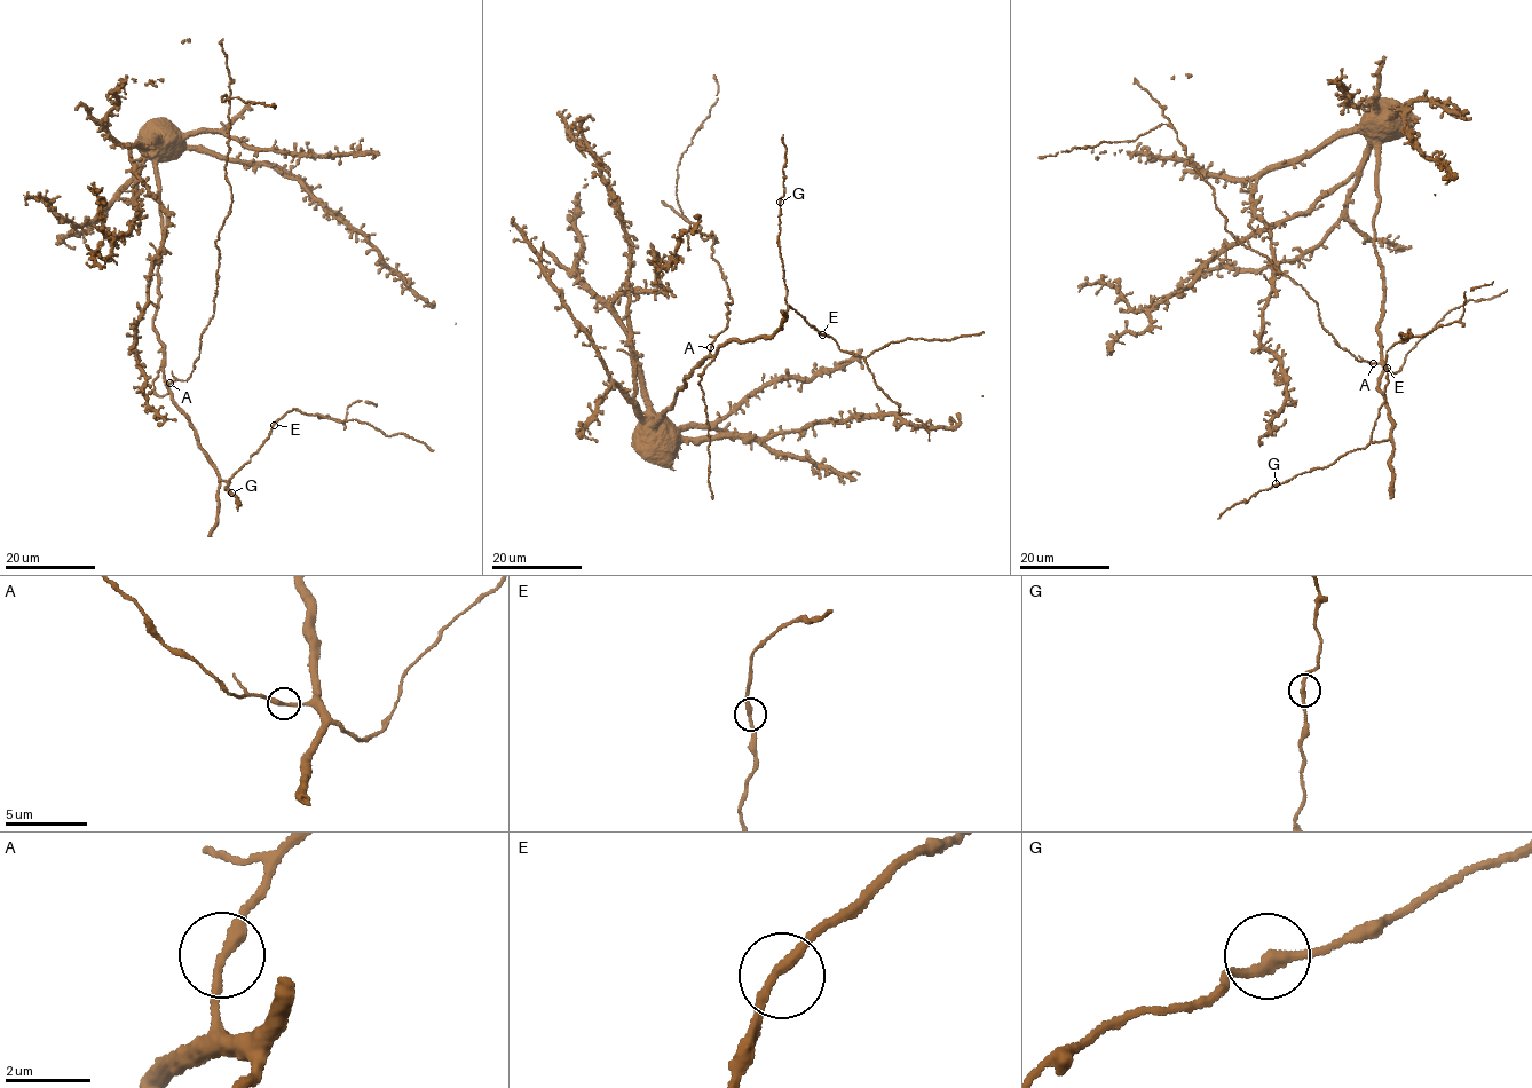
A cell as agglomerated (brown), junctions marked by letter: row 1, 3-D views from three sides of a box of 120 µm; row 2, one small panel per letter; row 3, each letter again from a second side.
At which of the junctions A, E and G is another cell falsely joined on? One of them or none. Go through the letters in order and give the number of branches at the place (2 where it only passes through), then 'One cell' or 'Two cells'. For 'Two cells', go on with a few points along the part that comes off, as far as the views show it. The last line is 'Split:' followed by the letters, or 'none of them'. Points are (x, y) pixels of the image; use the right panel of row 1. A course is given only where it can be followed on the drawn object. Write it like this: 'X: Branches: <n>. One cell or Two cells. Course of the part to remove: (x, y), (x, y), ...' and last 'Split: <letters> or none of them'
A: Branches: 2. One cell
E: Branches: 2. One cell
G: Branches: 2. One cell
Split: none of them

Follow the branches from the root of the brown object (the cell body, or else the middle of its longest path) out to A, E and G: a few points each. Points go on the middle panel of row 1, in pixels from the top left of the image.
A: (661, 423), (665, 416), (655, 423), (670, 408), (679, 387), (685, 386), (685, 377), (710, 354), (710, 347)
E: (661, 423), (665, 416), (655, 423), (702, 360), (731, 340), (771, 336), (789, 306), (822, 334)
G: (661, 423), (665, 416), (655, 423), (705, 356), (731, 340), (771, 336), (783, 323), (780, 202)

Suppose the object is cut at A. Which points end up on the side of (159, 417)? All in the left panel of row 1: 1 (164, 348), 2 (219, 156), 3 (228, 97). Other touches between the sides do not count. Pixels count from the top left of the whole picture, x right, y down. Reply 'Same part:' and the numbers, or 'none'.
Same part: 1, 2

